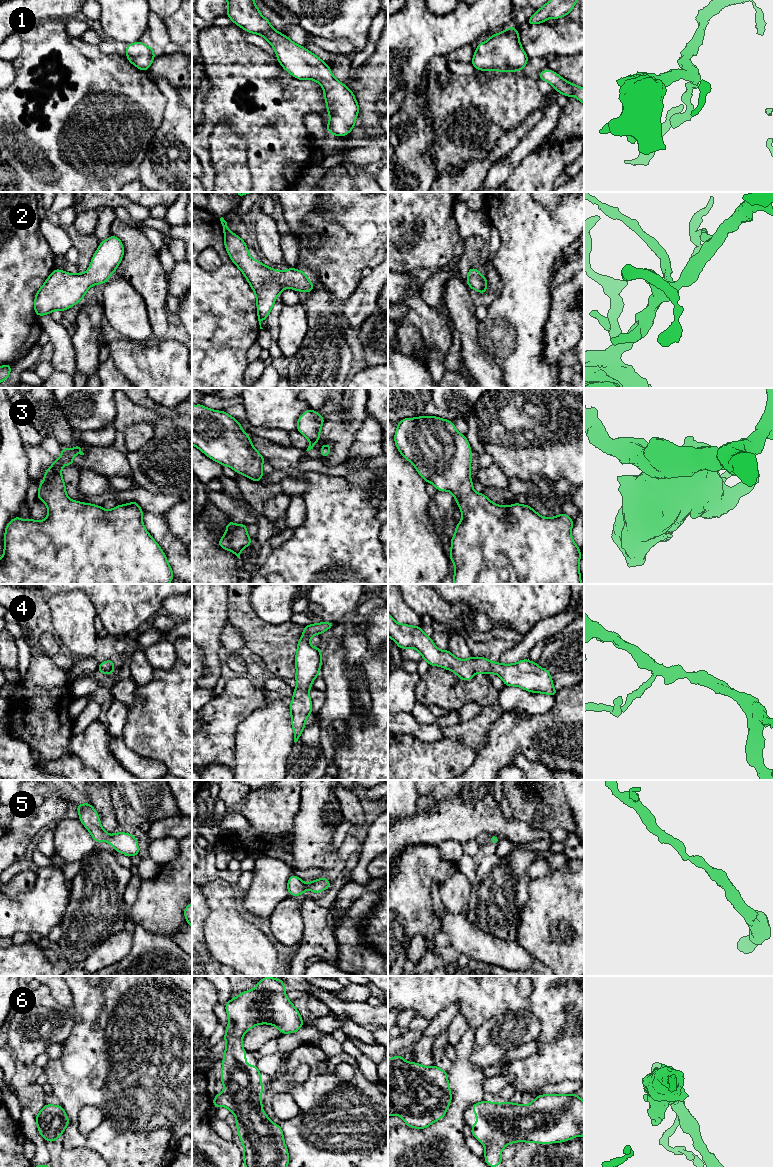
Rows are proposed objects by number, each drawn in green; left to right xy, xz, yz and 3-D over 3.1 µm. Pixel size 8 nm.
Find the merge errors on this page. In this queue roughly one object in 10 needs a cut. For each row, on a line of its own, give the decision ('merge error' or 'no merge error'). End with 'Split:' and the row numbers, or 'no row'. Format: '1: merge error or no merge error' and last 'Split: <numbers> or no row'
1: no merge error
2: no merge error
3: no merge error
4: no merge error
5: no merge error
6: no merge error
Split: no row

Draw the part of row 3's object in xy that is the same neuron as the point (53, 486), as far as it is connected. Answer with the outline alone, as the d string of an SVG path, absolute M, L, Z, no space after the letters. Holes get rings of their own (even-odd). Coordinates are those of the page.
M81 445L73 449L61 447L61 453L61 457L55 459L46 470L42 477L44 482L37 484L37 499L47 505L47 518L24 521L17 516L5 528L4 554L0 558L0 584L169 584L174 577L173 571L163 550L147 532L138 503L132 501L104 510L98 505L72 501L66 494L61 471L64 465L74 465L74 455L84 453Z

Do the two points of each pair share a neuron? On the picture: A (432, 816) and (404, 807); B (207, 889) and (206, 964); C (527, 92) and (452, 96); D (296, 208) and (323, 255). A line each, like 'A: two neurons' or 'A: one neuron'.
A: two neurons
B: two neurons
C: one neuron
D: two neurons

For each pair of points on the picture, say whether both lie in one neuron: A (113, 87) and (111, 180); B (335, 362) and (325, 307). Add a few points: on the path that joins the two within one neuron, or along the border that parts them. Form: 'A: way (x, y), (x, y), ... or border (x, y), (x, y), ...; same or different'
A: way (84, 112), (68, 114), (58, 130), (82, 155); same
B: way (325, 348), (325, 321); same

